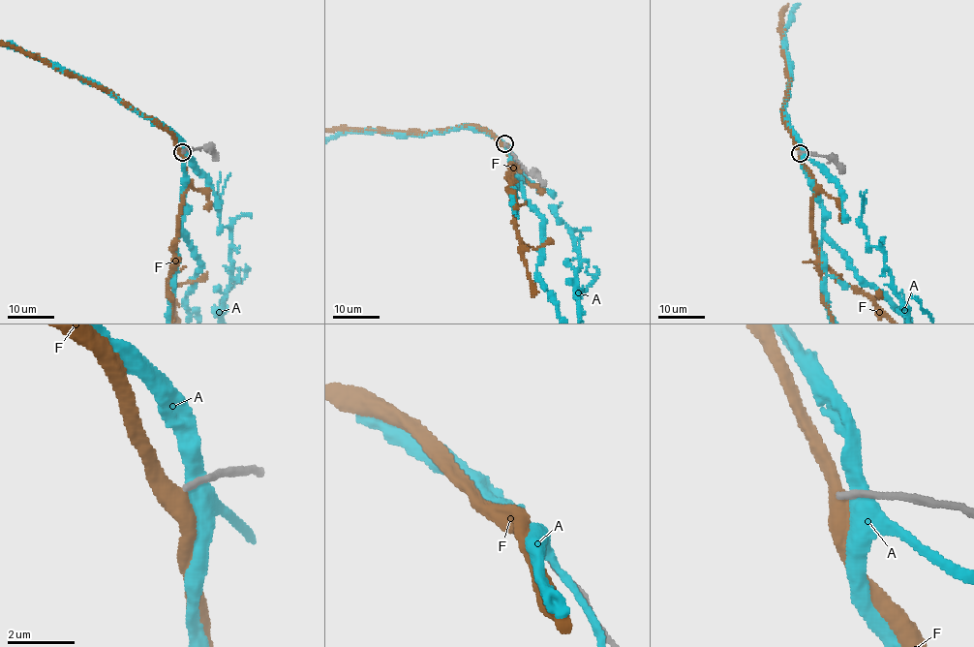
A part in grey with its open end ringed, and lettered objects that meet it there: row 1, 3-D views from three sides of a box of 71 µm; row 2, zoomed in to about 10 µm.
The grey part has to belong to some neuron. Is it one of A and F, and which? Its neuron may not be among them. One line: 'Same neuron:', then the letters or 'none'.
Same neuron: none

